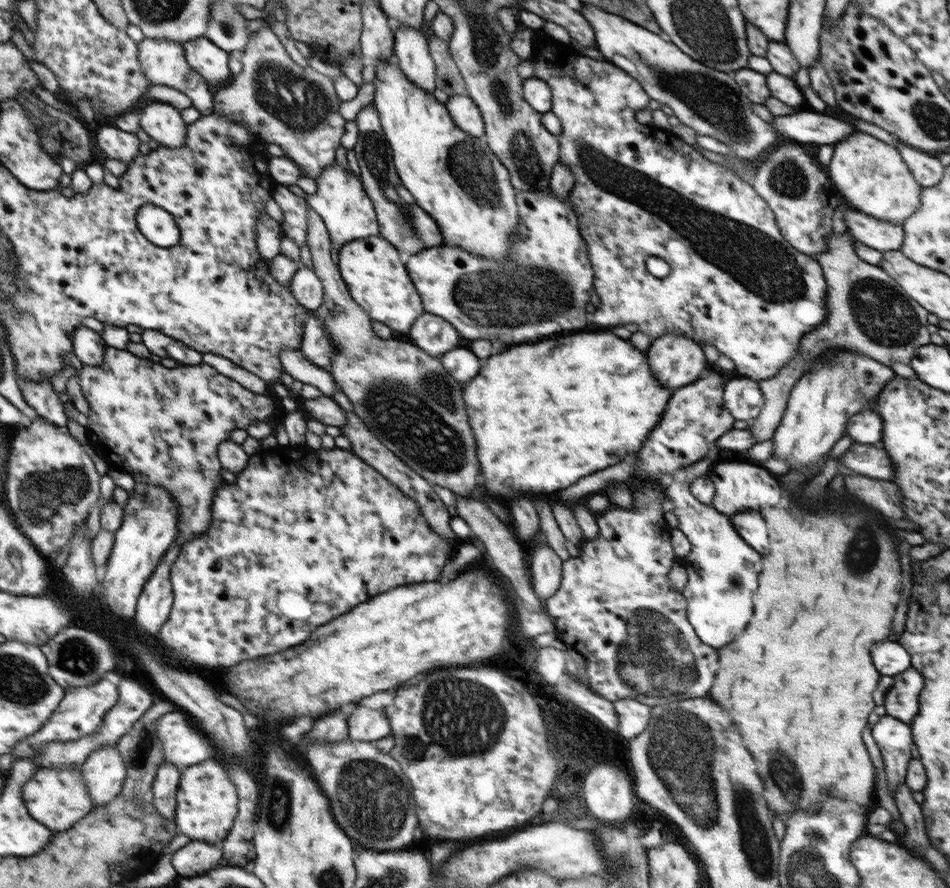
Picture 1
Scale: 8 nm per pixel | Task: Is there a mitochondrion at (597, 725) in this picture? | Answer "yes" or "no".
no

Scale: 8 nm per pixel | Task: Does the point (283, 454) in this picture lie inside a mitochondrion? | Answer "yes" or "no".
no

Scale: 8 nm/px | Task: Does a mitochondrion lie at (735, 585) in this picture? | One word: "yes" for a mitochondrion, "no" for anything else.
yes

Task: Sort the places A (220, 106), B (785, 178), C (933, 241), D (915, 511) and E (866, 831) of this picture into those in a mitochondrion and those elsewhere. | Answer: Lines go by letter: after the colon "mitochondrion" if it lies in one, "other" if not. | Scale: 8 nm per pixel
A: other
B: mitochondrion
C: other
D: mitochondrion
E: other

